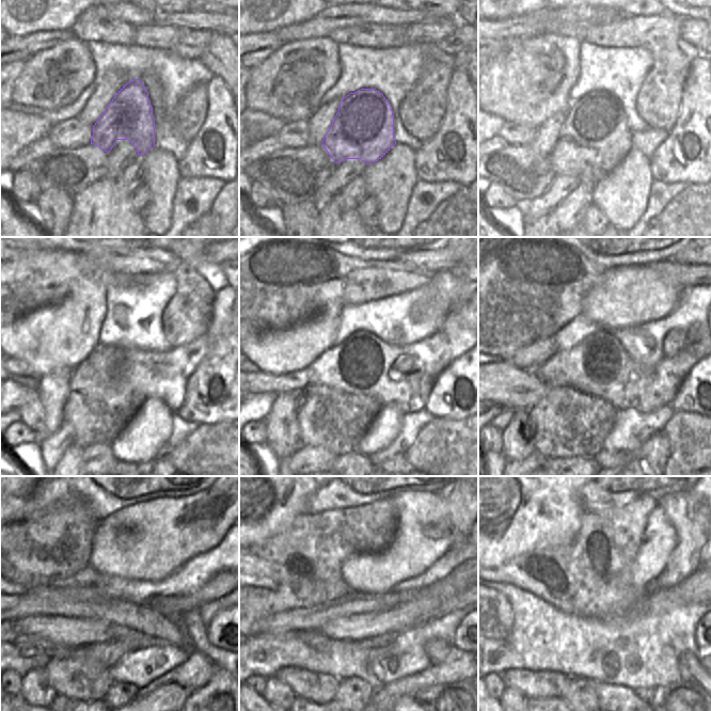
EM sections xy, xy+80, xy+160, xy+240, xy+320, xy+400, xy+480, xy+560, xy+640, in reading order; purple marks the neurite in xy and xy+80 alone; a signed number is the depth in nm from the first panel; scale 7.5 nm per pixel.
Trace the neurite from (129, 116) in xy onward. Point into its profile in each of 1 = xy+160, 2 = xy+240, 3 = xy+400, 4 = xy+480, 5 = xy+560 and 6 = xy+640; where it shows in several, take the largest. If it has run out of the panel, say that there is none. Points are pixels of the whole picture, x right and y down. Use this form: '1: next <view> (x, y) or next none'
1: next xy+160 (595, 137)
2: next xy+240 (98, 408)
3: next xy+400 (566, 423)
4: next xy+480 (70, 674)
5: next xy+560 (317, 688)
6: next xy+640 (531, 683)

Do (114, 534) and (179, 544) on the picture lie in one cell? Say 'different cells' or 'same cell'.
same cell

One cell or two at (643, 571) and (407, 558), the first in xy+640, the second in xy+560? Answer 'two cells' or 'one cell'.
one cell

